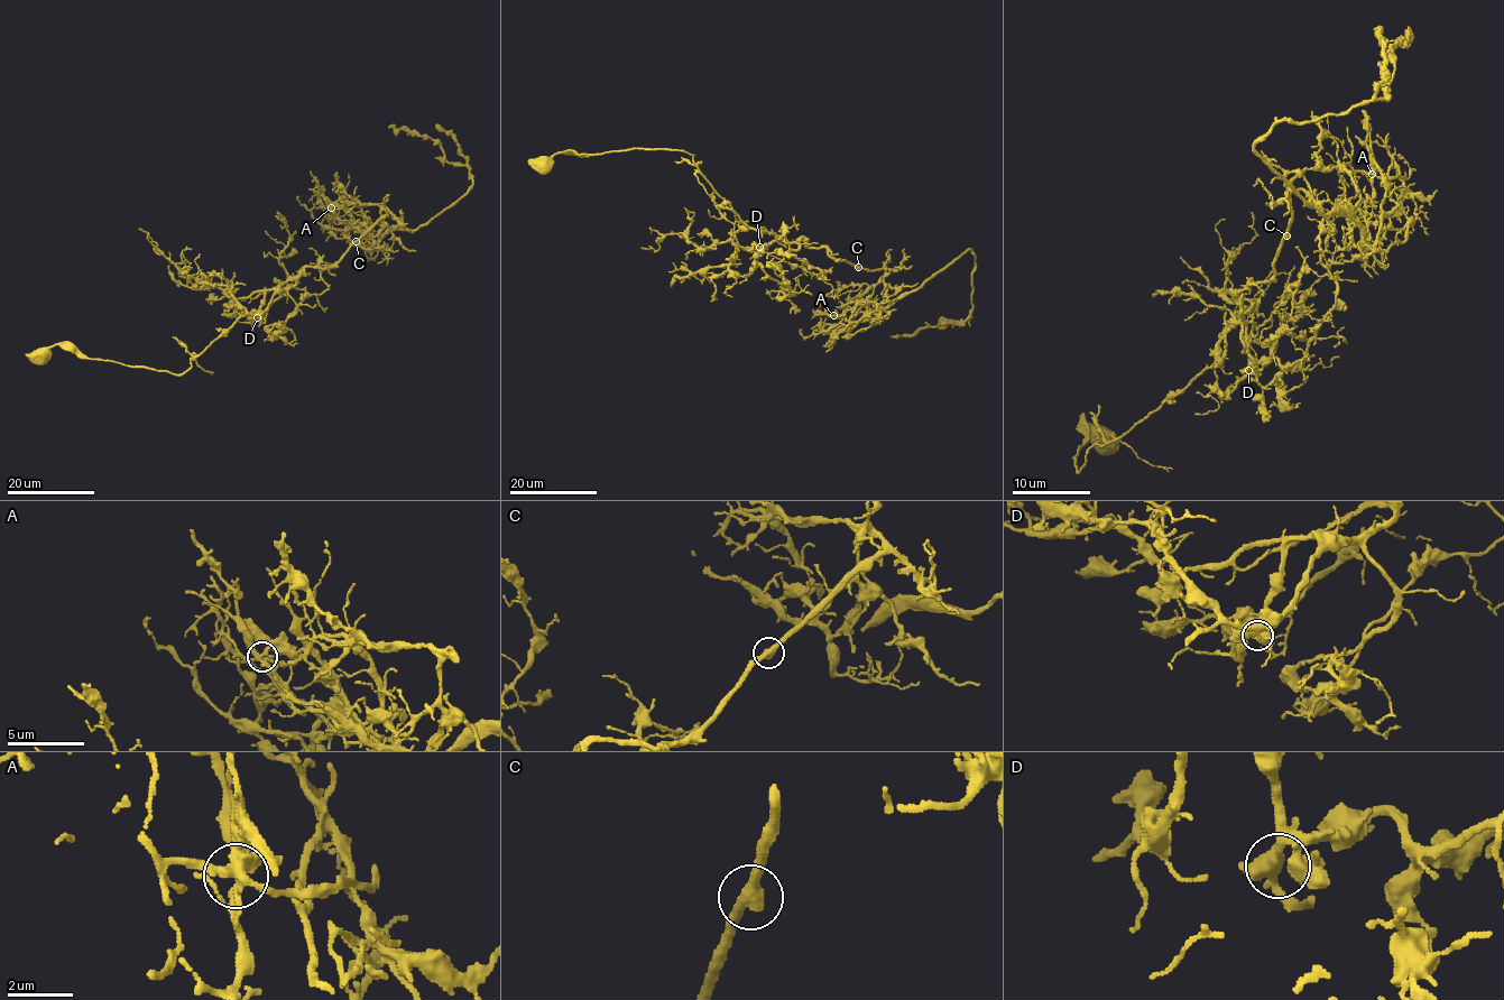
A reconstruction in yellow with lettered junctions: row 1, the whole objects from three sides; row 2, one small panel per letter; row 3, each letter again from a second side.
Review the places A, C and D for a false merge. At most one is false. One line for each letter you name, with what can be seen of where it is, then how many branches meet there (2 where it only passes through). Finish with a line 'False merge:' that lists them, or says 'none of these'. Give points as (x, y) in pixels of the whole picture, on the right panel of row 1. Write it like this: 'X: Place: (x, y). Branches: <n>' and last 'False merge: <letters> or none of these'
A: Place: (1372, 174). Branches: 2
False merge: A

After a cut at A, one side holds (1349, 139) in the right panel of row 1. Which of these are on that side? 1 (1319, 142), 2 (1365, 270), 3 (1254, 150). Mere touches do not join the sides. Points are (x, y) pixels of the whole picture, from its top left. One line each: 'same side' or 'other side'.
1: same side
2: other side
3: other side

